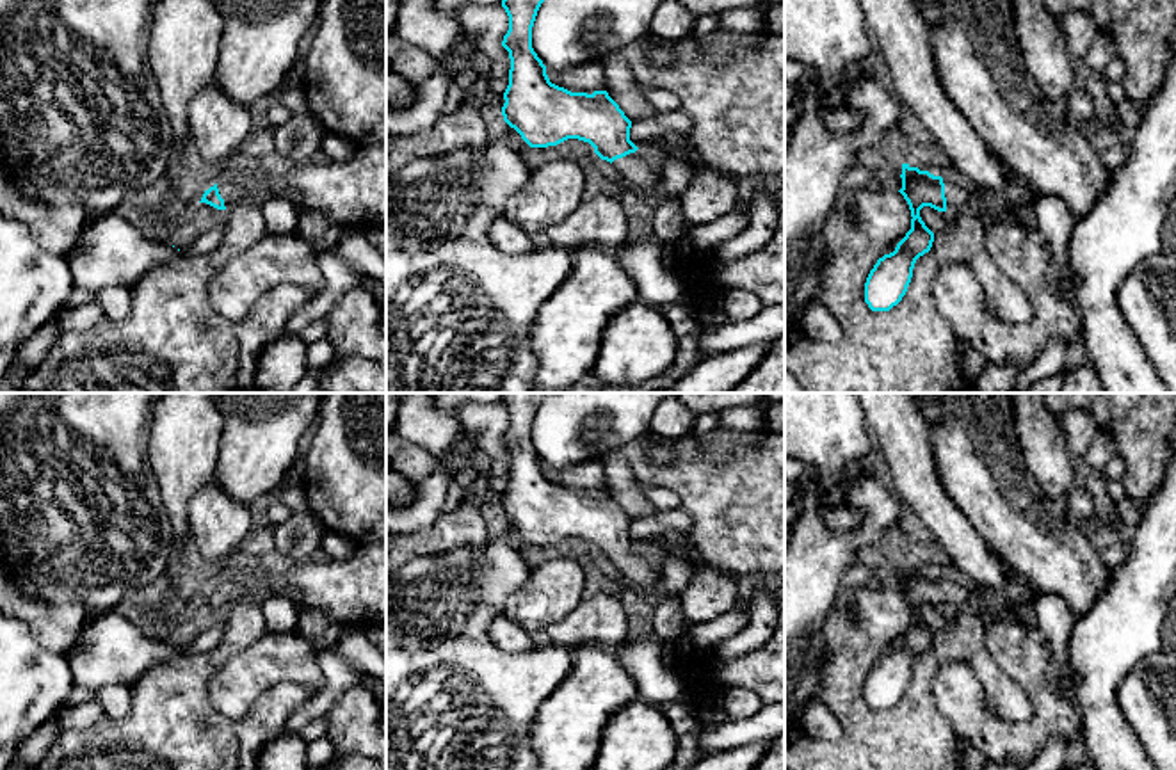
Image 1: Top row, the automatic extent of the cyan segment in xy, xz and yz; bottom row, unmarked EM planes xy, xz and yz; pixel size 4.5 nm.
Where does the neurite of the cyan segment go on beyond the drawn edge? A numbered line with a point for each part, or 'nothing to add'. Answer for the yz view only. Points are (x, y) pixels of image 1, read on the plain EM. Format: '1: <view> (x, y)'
1: yz (958, 591)

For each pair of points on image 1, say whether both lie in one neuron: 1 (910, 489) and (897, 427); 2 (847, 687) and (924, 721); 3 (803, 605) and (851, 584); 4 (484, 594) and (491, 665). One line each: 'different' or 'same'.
1: same
2: same
3: different
4: same

